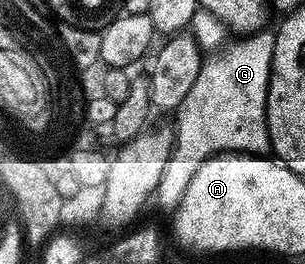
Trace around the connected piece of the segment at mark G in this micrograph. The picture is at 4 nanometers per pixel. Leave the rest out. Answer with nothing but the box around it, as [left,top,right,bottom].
[153,29,275,213]

